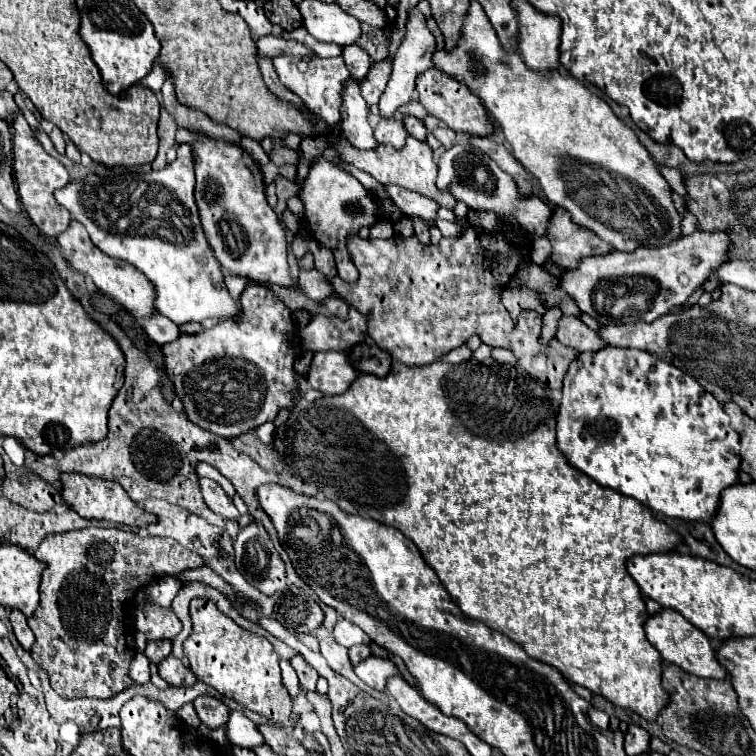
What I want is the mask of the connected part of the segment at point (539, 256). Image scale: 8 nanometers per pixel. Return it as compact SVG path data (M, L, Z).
M538 237L538 241L534 241L532 245L532 253L530 253L530 259L536 263L536 265L544 265L548 261L552 253L552 245L548 241L548 237Z

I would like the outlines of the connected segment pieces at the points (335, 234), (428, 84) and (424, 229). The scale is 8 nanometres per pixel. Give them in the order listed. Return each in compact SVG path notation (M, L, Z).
M318 157L312 163L310 175L306 177L306 181L302 185L300 199L304 201L304 207L306 207L306 225L312 231L312 237L320 245L332 249L332 253L336 257L338 275L344 281L356 281L358 271L356 271L356 265L354 265L346 245L348 245L350 235L356 235L362 227L370 227L370 225L374 225L374 221L382 219L380 207L378 207L374 195L368 189L364 189L364 185L354 175L340 169L332 161Z
M428 69L426 73L422 73L416 81L416 91L420 95L420 103L426 107L428 113L432 113L434 117L442 119L452 131L462 131L462 133L468 133L468 135L492 135L496 131L494 123L490 121L488 117L488 111L486 107L482 105L482 101L470 93L466 89L466 85L462 85L460 81L452 79L450 75L438 71L438 69Z
M410 217L412 225L414 225L414 235L420 239L420 241L430 241L430 223L422 217Z

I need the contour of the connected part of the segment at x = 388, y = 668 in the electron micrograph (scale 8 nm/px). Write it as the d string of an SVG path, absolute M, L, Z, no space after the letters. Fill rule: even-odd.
M366 657L366 661L360 661L356 667L354 667L354 673L366 683L370 685L372 689L376 691L382 691L386 687L386 679L396 675L398 669L396 665L390 661L390 659L384 659L384 657Z

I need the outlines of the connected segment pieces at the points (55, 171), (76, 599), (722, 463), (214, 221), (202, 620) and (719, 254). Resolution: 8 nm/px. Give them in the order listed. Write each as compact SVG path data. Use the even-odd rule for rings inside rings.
M18 113L16 115L16 121L12 123L12 129L14 129L14 181L16 181L16 189L18 189L18 197L22 201L22 207L24 211L28 213L28 217L32 219L32 223L48 237L56 237L60 235L62 231L68 229L72 217L70 213L66 213L66 209L62 209L62 205L56 203L54 199L54 191L68 185L70 183L70 177L68 177L68 171L64 169L64 165L50 157L38 139L34 139L32 135L32 129L30 125L24 121L24 115Z
M86 527L86 529L78 529L78 531L68 531L68 533L52 533L52 535L46 535L46 539L42 539L42 543L38 545L38 549L34 551L34 557L38 557L40 561L46 561L48 567L44 569L42 573L42 583L40 583L40 605L38 609L34 611L32 617L28 617L28 625L30 629L34 631L36 635L36 641L30 649L34 661L48 673L50 677L50 683L52 683L52 689L66 697L66 699L78 699L78 697L98 697L98 699L108 699L108 697L114 697L116 693L124 691L126 687L132 685L132 679L128 675L128 667L130 667L130 661L134 657L134 633L136 633L136 627L134 627L134 593L138 587L144 587L148 585L152 579L156 577L162 577L162 575L178 575L182 571L188 571L188 569L198 569L198 567L204 567L204 561L200 555L192 553L190 549L182 547L180 543L176 543L174 539L168 539L168 537L140 537L136 533L130 533L130 531L124 531L124 529L116 529L116 527ZM146 541L154 543L150 545L152 551L146 549Z
M604 347L596 353L580 353L564 377L562 403L558 413L558 449L564 457L602 487L610 487L626 497L640 501L656 513L678 517L684 521L710 521L718 511L720 493L738 483L740 473L740 437L730 427L722 405L706 393L694 377L674 369L666 361L640 351ZM636 437L642 441L644 483L640 479Z
M214 137L192 143L196 169L196 203L208 243L226 271L256 283L300 289L288 267L286 229L264 195L260 165L238 145Z
M192 599L190 615L194 627L184 641L184 655L188 657L190 669L196 673L196 677L242 703L246 709L270 717L282 725L290 725L292 697L282 685L278 655L272 643L238 627L210 599Z
M692 233L688 237L680 237L670 245L660 247L638 247L632 253L612 251L610 255L602 257L586 257L582 259L580 267L574 271L566 271L560 285L562 289L574 297L582 313L588 313L602 325L624 325L634 321L654 321L666 315L672 307L682 305L712 273L712 269L726 263L726 253L730 247L730 239L726 233Z

